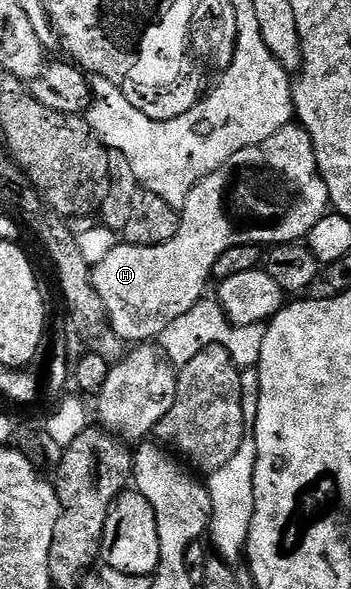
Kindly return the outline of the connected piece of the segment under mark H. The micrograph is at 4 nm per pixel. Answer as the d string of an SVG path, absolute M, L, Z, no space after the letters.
M289 125L278 129L274 137L266 137L266 141L232 154L214 173L194 185L183 205L178 233L174 233L170 241L149 247L135 247L133 243L121 242L106 254L104 261L95 264L92 283L98 289L98 297L102 297L114 333L118 333L125 344L156 341L174 328L174 321L182 313L190 313L190 309L205 298L207 291L204 290L210 284L214 265L226 249L247 243L279 245L307 240L314 225L318 225L320 218L329 211L326 181L318 169L310 133L299 125Z

